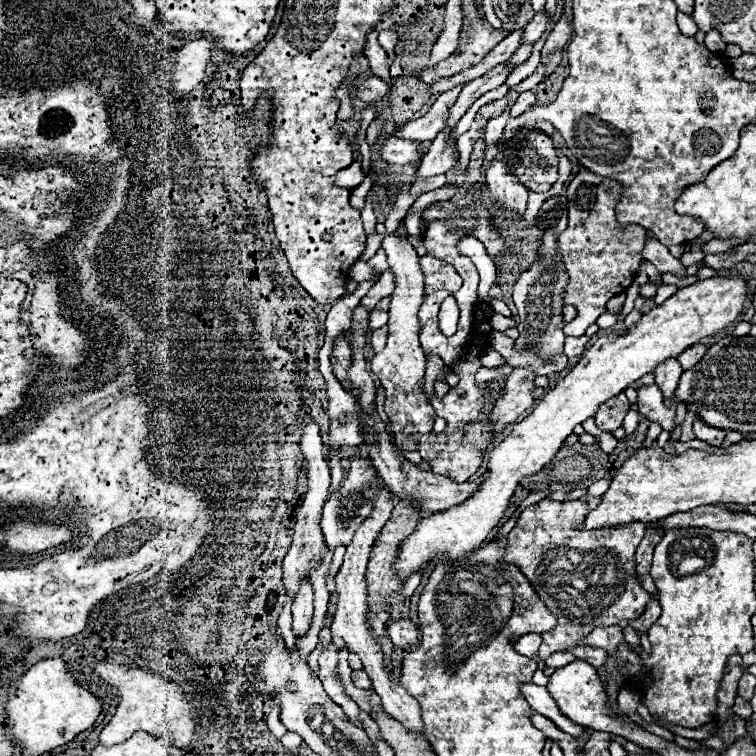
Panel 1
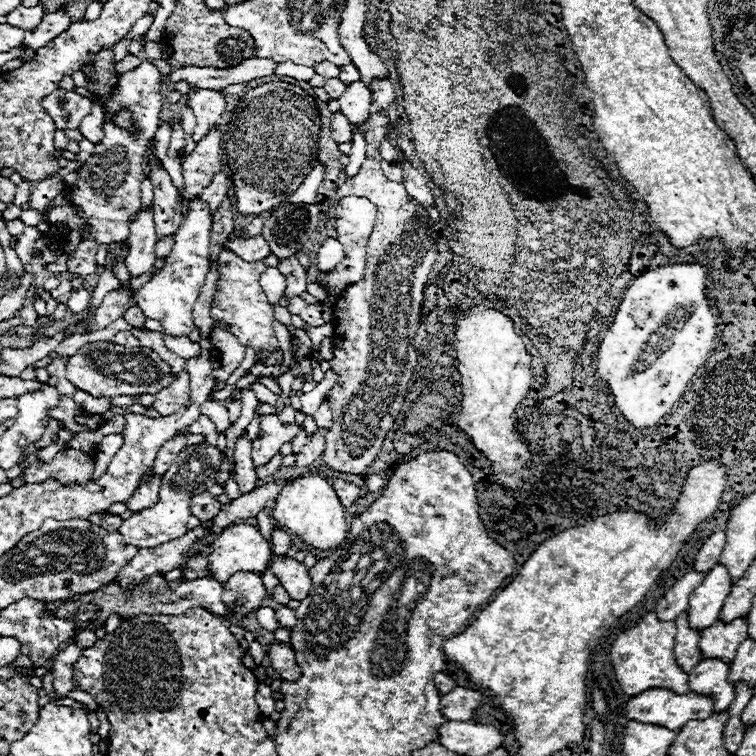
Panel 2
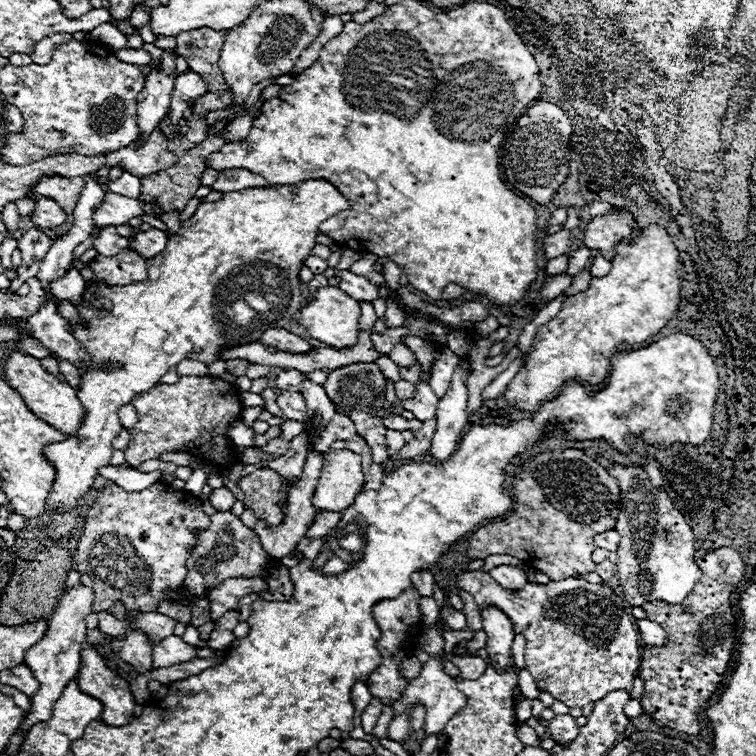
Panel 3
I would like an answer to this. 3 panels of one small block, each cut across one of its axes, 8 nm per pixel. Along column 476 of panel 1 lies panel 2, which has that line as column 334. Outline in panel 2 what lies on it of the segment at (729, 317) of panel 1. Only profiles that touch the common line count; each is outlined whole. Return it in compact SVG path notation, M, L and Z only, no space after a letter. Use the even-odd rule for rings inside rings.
M322 472L298 476L298 478L294 478L294 482L286 484L276 498L272 516L274 516L278 526L288 528L302 542L312 544L314 548L320 548L320 550L340 546L348 534L348 524L344 518L344 506L340 504L332 484L328 482L326 474L322 474Z

